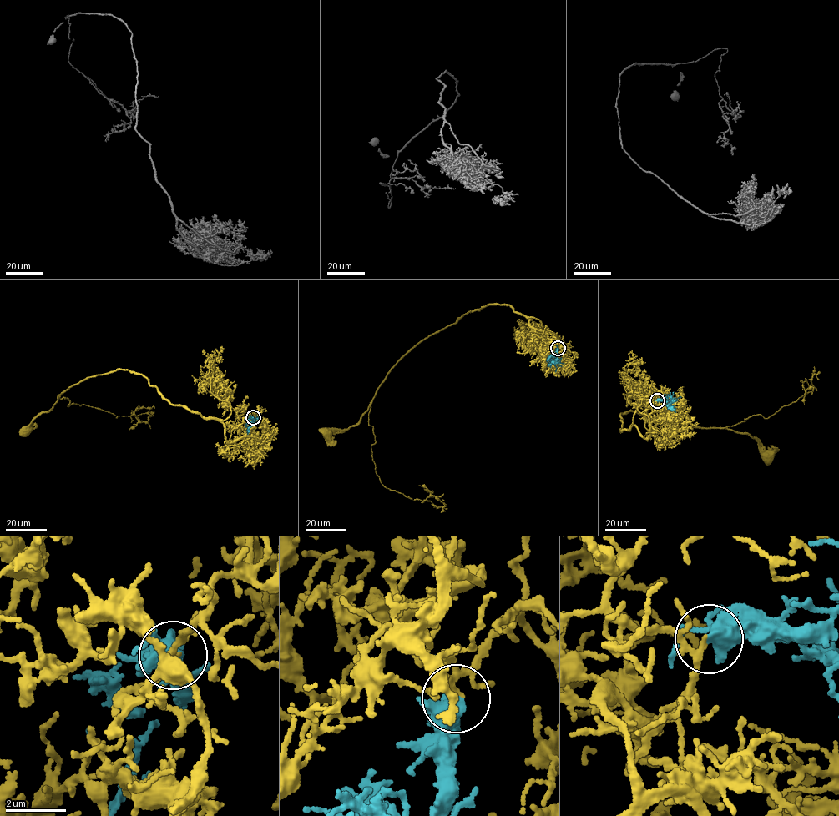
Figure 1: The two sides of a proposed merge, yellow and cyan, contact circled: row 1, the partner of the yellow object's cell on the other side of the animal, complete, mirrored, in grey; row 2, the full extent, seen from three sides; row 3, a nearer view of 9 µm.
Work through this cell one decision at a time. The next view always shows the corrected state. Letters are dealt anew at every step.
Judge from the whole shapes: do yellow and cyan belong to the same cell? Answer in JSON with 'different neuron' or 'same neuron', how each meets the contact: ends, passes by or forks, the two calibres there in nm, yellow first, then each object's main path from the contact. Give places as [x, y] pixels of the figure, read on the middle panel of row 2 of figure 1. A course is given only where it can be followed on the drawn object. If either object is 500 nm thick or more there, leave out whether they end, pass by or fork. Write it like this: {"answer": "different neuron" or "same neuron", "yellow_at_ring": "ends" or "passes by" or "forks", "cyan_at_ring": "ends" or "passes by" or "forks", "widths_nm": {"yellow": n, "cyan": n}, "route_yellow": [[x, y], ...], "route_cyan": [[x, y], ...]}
{"answer": "same neuron", "yellow_at_ring": "passes by", "cyan_at_ring": "forks", "widths_nm": {"yellow": 180, "cyan": 400}, "route_yellow": [[558, 348], [553, 334], [533, 327], [508, 305], [472, 310], [411, 349], [356, 425], [325, 433]], "route_cyan": [[558, 348], [558, 358], [554, 358], [553, 355], [546, 360]]}

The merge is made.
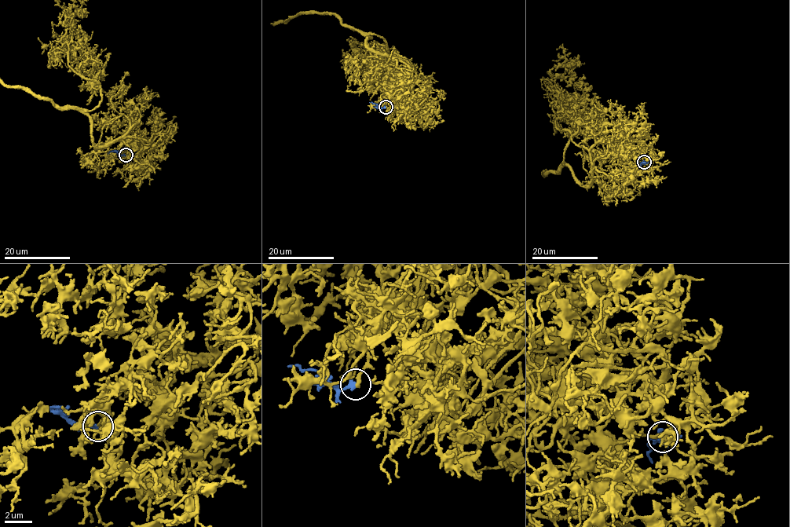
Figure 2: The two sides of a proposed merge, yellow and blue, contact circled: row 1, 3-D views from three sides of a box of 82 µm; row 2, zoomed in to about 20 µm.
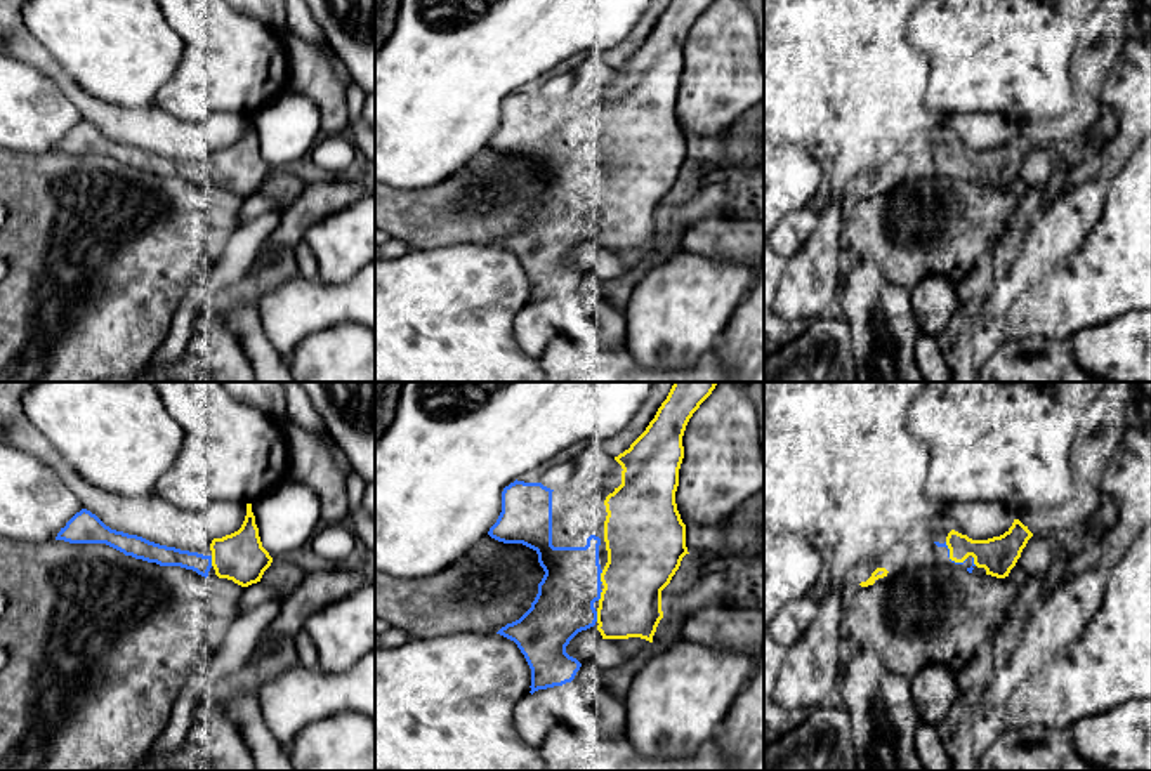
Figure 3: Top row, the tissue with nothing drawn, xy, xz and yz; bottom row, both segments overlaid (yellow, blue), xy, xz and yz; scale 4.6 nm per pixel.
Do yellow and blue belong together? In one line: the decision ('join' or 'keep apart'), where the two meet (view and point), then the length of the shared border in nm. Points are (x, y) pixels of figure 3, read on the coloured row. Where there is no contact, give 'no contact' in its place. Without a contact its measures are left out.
join; contact xz (601, 577); length 60 nm

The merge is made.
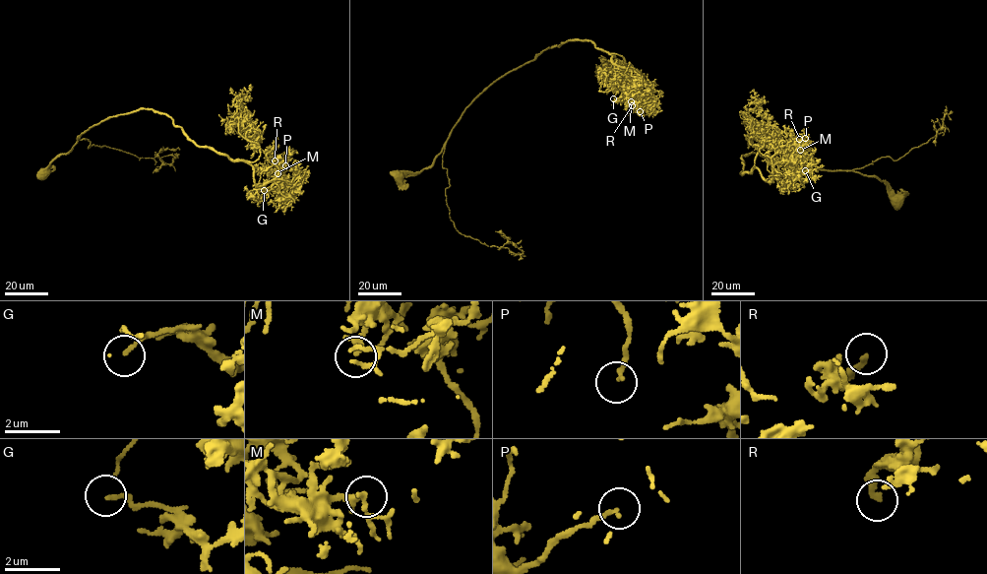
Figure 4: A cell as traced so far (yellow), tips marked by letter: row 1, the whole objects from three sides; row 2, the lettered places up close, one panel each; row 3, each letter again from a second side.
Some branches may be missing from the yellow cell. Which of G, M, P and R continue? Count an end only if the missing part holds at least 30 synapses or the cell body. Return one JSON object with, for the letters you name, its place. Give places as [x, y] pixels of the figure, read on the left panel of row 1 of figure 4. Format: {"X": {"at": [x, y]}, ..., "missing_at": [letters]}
{"missing_at": []}

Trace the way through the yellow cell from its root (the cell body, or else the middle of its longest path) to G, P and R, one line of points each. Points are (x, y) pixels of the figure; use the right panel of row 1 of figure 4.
G: (896, 202), (876, 177), (752, 152), (741, 159), (741, 174), (754, 166), (769, 181), (774, 169), (805, 170)
P: (896, 202), (876, 177), (752, 152), (742, 155), (741, 174), (754, 166), (769, 181), (774, 149), (805, 138)
R: (896, 202), (876, 177), (752, 152), (742, 155), (741, 174), (754, 166), (769, 181), (774, 149), (799, 139)

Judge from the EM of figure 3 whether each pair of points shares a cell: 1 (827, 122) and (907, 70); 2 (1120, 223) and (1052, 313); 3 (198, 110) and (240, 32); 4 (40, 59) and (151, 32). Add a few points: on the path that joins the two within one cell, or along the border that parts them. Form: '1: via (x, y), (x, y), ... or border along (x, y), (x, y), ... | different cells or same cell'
1: via (846, 112), (877, 80), (887, 79) | same cell
2: via (1113, 245), (1091, 268), (1091, 275), (1075, 290) | same cell
3: via (198, 91), (231, 58), (233, 51) | same cell
4: border along (26, 25), (28, 32), (80, 85) | different cells

